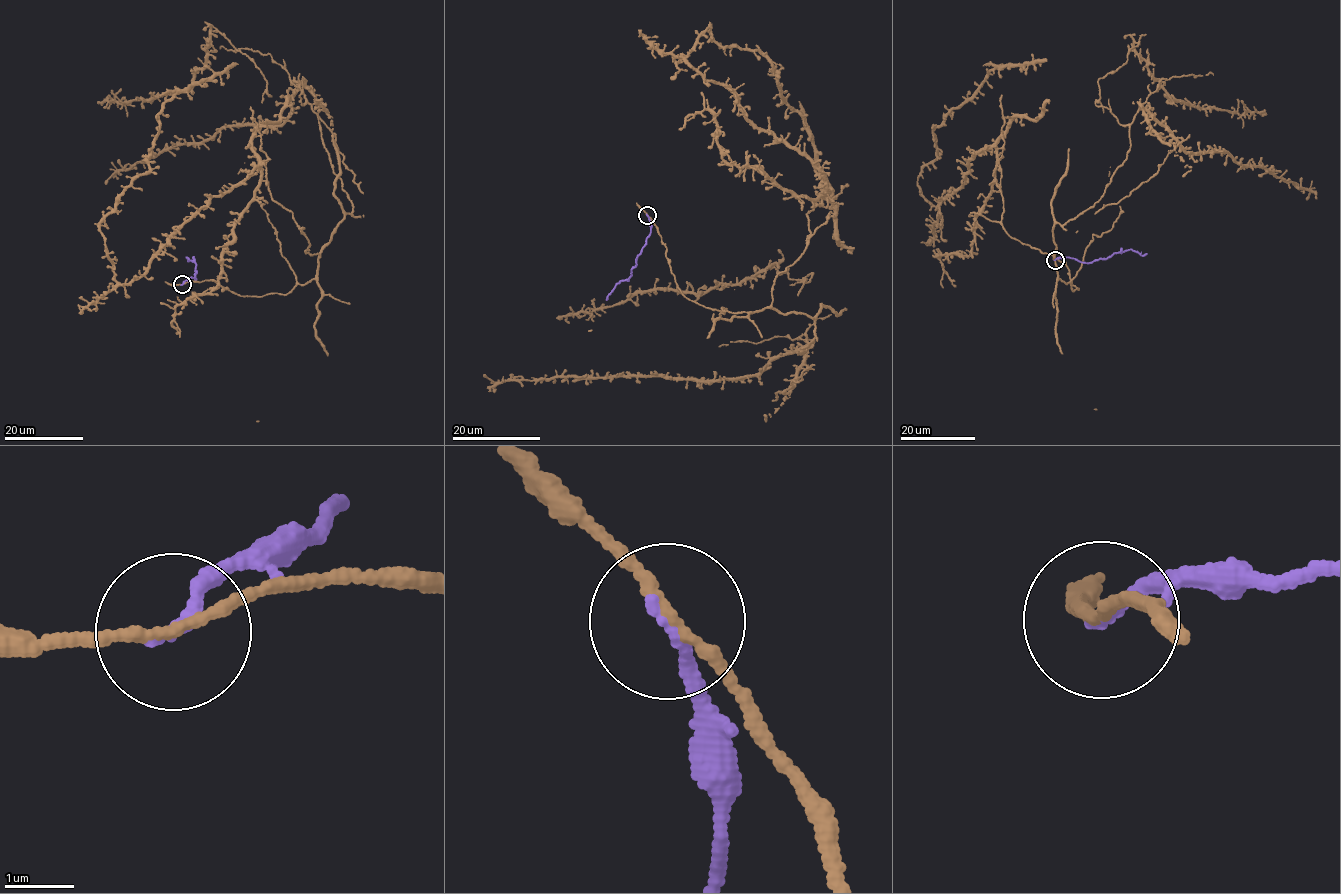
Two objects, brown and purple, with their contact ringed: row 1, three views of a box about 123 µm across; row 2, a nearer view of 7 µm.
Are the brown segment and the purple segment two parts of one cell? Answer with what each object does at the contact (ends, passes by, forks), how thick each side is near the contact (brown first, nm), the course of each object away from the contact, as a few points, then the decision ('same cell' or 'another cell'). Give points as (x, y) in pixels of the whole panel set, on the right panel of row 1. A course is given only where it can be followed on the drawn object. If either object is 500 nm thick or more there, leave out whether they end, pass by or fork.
brown passes by; purple ends; calibres 150 and 180 nm; course brown (1055, 260), (1078, 290), (1003, 227), (993, 147), (935, 228), (917, 178), (989, 70), (1046, 61); course purple (1055, 260), (1069, 257), (1085, 262), (1127, 250), (1142, 255), (1147, 253); another cell

